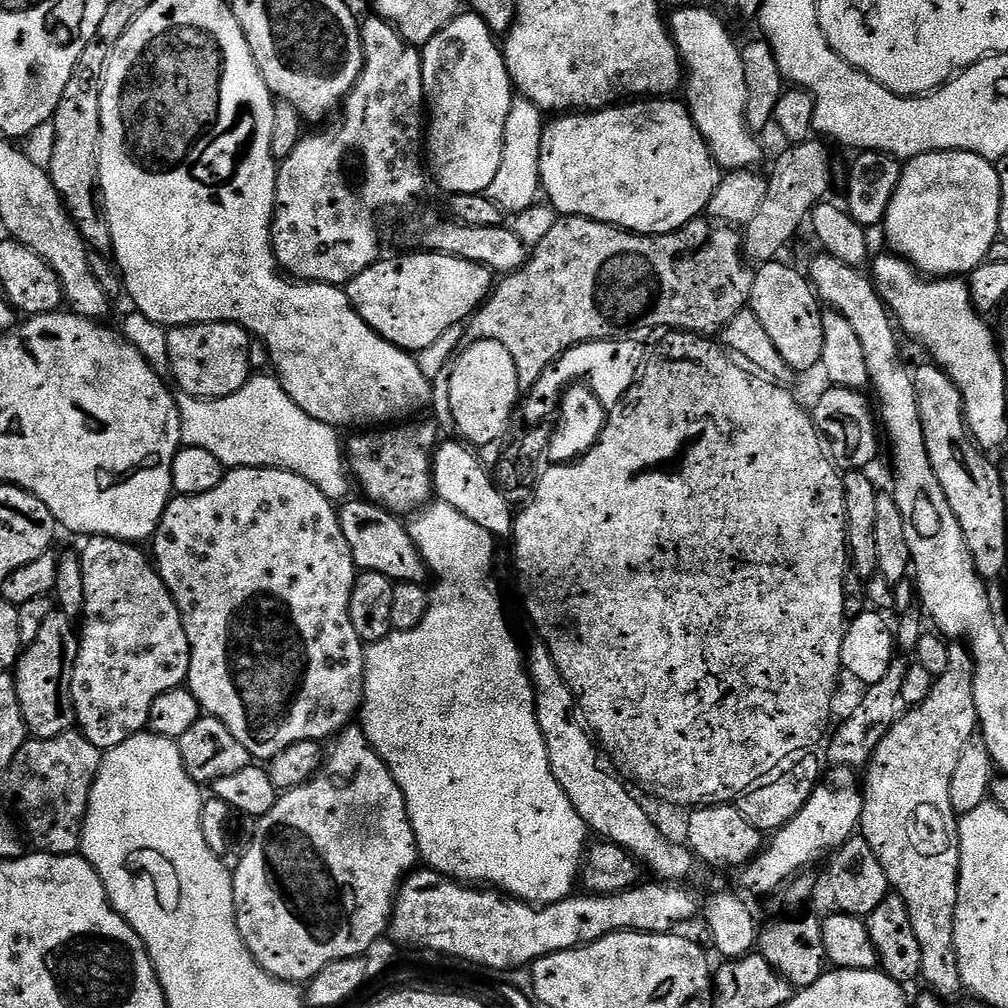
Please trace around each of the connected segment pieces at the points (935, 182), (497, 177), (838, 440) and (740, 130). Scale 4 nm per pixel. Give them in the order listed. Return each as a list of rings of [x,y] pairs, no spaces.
[[[927,152],[913,156],[900,169],[898,190],[882,221],[884,236],[895,255],[929,278],[960,278],[988,259],[999,232],[1000,182],[996,165],[973,152]]]
[[[523,98],[513,99],[510,114],[506,118],[502,166],[498,166],[498,174],[494,174],[494,182],[490,182],[486,193],[505,213],[517,214],[525,211],[537,203],[536,195],[541,195],[540,151],[545,127],[545,113],[534,106],[534,102]]]
[[[828,386],[828,387],[825,387],[825,389],[826,389],[825,392],[822,393],[821,396],[818,397],[816,400],[816,409],[813,407],[810,412],[812,421],[816,423],[816,429],[818,429],[818,431],[820,432],[821,437],[827,438],[829,441],[831,441],[830,439],[833,440],[833,444],[830,444],[830,455],[833,461],[835,461],[835,463],[839,465],[841,469],[844,469],[844,470],[867,469],[869,467],[867,464],[870,463],[871,460],[875,458],[876,451],[878,451],[880,448],[879,442],[876,441],[876,428],[878,432],[878,420],[877,420],[877,417],[874,415],[873,405],[870,403],[870,400],[869,400],[870,405],[868,405],[868,400],[866,397],[864,397],[865,393],[863,391],[860,391],[854,388],[837,388],[835,386]]]
[[[677,8],[670,16],[670,31],[677,48],[680,49],[682,63],[686,69],[686,92],[688,88],[688,113],[698,126],[710,154],[717,165],[724,170],[752,170],[760,160],[760,144],[757,133],[746,122],[746,66],[742,66],[741,45],[732,41],[728,28],[708,8]]]

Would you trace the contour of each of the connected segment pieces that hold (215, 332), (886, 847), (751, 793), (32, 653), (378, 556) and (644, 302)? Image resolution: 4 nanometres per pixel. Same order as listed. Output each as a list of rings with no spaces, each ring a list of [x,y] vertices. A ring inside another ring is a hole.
[[[181,324],[179,328],[173,328],[168,333],[168,368],[172,372],[171,379],[174,384],[176,379],[175,387],[185,396],[195,396],[202,400],[226,398],[242,390],[242,386],[248,384],[254,372],[253,351],[253,337],[237,324]]]
[[[960,642],[949,643],[950,666],[935,677],[926,702],[909,707],[897,719],[892,729],[878,742],[872,759],[866,765],[868,777],[862,783],[862,818],[859,835],[870,842],[870,850],[882,862],[886,870],[888,887],[906,902],[910,910],[910,926],[918,937],[922,950],[920,976],[931,991],[941,998],[956,996],[962,992],[958,954],[954,950],[954,910],[958,906],[958,882],[960,881],[960,829],[956,811],[950,806],[950,778],[966,742],[977,735],[976,707],[974,706],[974,662],[967,647]]]
[[[803,748],[782,758],[774,770],[770,770],[739,796],[734,806],[743,814],[746,822],[750,822],[750,826],[754,826],[761,834],[771,834],[796,817],[798,810],[806,806],[810,794],[822,780],[820,760],[816,754],[815,751]]]
[[[53,610],[50,618],[38,626],[34,642],[20,653],[14,669],[18,702],[22,706],[24,721],[29,733],[35,739],[45,740],[73,731],[76,711],[72,701],[72,675],[76,665],[76,655],[80,649],[78,628],[73,617],[65,612]]]
[[[367,498],[359,499],[349,499],[338,508],[342,534],[346,534],[346,542],[357,569],[386,574],[393,582],[402,584],[421,583],[425,579],[423,576],[429,575],[428,566],[424,563],[414,538],[410,538],[405,521],[400,521],[403,519]]]
[[[560,216],[554,222],[554,226],[547,231],[546,236],[531,249],[527,262],[517,272],[507,273],[501,280],[504,281],[501,284],[499,281],[493,287],[488,299],[476,309],[474,315],[467,321],[466,336],[469,341],[492,339],[494,342],[504,343],[506,349],[513,354],[517,366],[517,376],[520,379],[521,393],[526,394],[534,386],[536,379],[550,365],[555,364],[561,356],[565,356],[578,344],[585,344],[591,340],[627,340],[635,337],[639,328],[672,328],[668,330],[694,332],[707,337],[719,333],[728,325],[730,318],[734,318],[734,314],[749,307],[754,286],[754,272],[746,263],[741,233],[735,227],[713,222],[708,218],[691,220],[686,226],[682,226],[677,232],[670,234],[640,236],[637,232],[625,232],[623,228],[616,228],[613,224],[603,224],[585,216]]]

